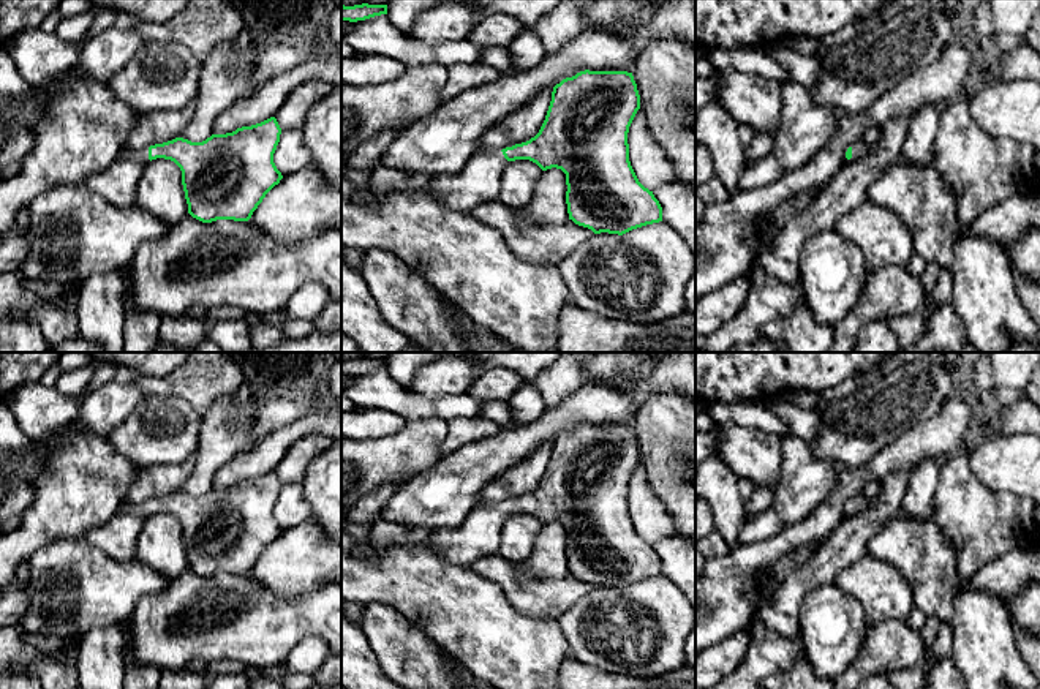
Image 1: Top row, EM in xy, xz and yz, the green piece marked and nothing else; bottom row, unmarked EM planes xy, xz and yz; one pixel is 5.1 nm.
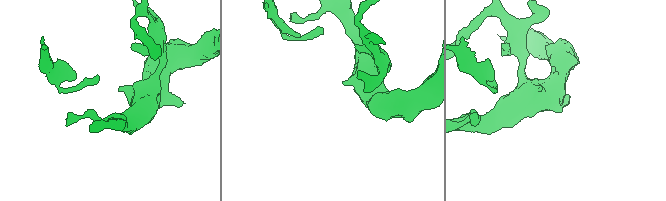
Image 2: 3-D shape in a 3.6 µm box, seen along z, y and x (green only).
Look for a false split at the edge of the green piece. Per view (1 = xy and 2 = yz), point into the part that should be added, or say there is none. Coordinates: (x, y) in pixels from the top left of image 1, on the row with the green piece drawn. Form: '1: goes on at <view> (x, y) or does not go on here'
1: goes on at xy (143, 155)
2: goes on at yz (860, 147)

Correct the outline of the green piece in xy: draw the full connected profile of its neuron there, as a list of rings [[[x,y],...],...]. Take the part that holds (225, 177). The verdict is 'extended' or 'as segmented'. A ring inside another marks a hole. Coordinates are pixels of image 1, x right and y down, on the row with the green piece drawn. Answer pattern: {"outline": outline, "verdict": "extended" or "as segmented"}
{"outline": [[[275,117],[202,142],[183,137],[144,150],[125,147],[120,153],[144,166],[156,158],[174,161],[182,171],[188,213],[202,221],[248,221],[266,194],[280,183],[273,163],[281,128]]], "verdict": "extended"}

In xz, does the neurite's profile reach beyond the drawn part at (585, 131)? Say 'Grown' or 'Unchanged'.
Grown

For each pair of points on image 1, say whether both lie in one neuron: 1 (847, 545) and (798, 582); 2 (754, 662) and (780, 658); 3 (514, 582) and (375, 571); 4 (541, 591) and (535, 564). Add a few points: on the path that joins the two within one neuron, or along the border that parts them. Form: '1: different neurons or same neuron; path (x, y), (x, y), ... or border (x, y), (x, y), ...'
1: same neuron; path (835, 555), (811, 576)
2: same neuron; path (761, 661), (773, 658)
3: different neurons; border (468, 568), (495, 582), (516, 607)
4: different neurons; border (514, 563), (535, 577), (561, 577), (568, 574)

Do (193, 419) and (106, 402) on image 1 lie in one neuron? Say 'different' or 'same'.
different

